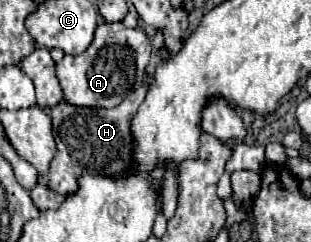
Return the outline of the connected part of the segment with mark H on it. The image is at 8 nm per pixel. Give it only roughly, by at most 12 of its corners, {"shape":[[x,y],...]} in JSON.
{"shape":[[145,84],[117,108],[49,110],[57,152],[37,182],[65,196],[79,174],[131,166],[129,120]]}

